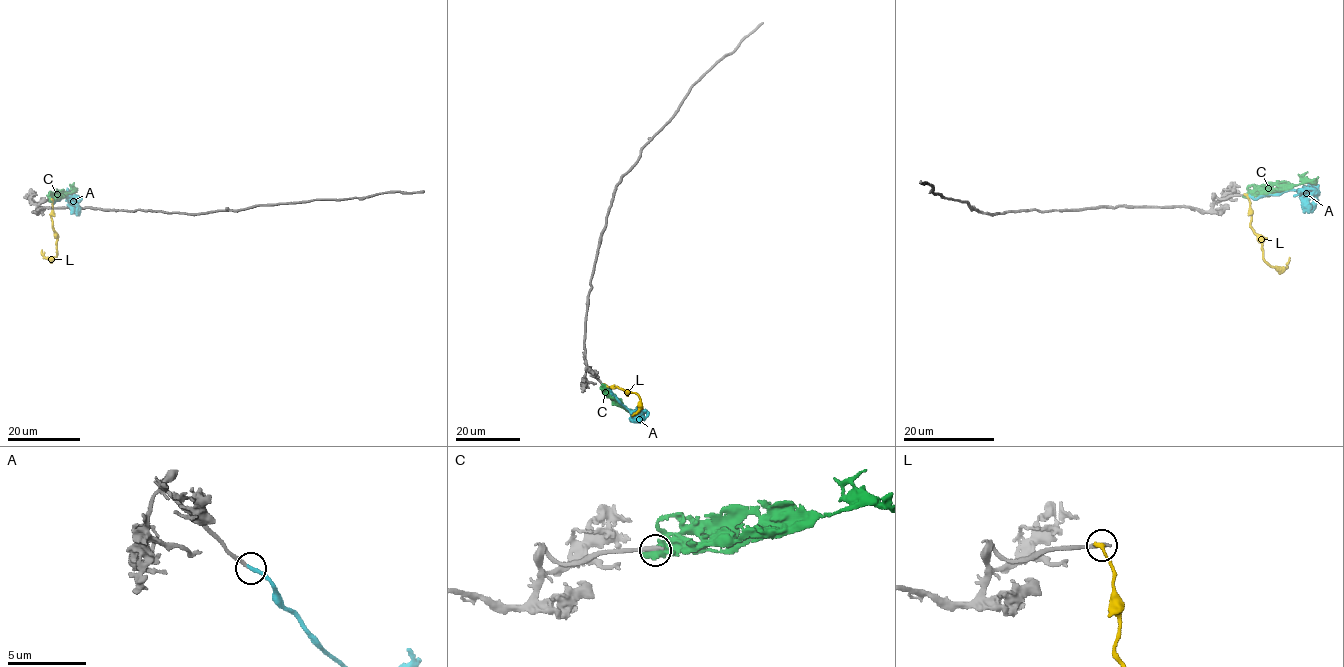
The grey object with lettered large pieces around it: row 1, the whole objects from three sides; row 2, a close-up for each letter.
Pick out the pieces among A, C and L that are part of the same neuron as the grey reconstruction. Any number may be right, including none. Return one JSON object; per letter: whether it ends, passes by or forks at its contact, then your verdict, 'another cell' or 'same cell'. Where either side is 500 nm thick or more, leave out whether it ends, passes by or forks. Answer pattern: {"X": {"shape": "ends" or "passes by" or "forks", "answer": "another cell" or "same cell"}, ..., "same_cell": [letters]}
{"A": {"shape": "ends", "answer": "same cell"}, "C": {"answer": "another cell"}, "L": {"shape": "ends", "answer": "another cell"}, "same_cell": ["A"]}

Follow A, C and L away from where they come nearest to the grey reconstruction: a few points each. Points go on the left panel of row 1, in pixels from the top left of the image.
A: (52, 200), (55, 203), (67, 197), (71, 213)
C: (50, 200), (72, 193), (75, 191), (72, 186)
L: (51, 199), (56, 256), (46, 257), (42, 249)

